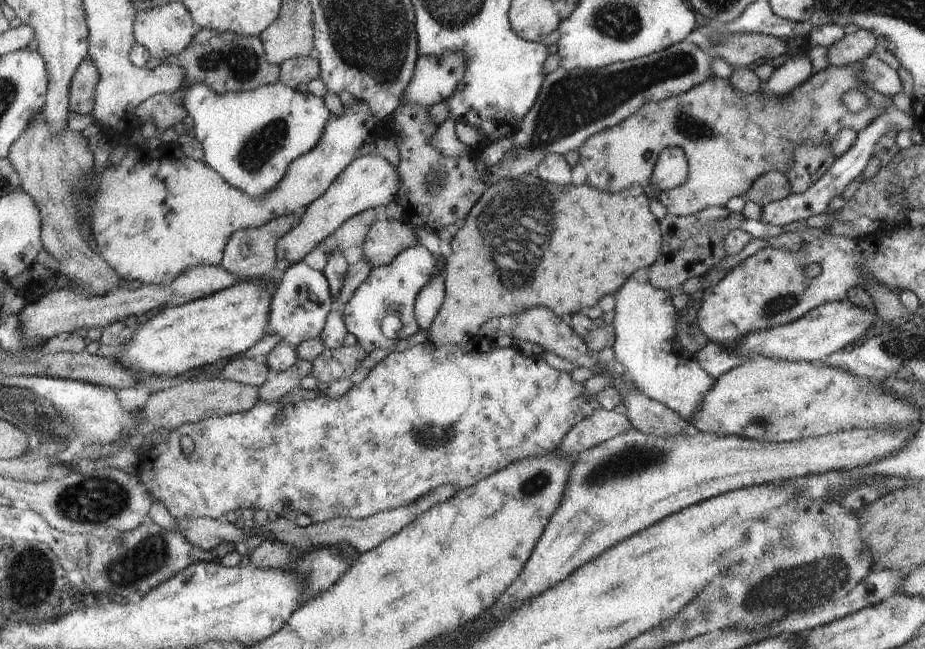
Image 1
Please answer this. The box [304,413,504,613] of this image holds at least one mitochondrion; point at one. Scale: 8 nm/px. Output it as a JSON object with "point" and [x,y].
{"point":[428,436]}

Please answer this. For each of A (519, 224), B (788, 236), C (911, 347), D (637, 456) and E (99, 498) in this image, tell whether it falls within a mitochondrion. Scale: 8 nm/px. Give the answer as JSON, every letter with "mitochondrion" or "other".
{"A":"mitochondrion","B":"other","C":"mitochondrion","D":"mitochondrion","E":"mitochondrion"}

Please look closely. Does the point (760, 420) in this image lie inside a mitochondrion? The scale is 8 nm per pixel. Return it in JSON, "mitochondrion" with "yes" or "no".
{"mitochondrion":"yes"}

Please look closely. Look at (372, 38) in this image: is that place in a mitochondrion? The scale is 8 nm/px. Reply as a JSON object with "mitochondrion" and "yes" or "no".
{"mitochondrion":"yes"}

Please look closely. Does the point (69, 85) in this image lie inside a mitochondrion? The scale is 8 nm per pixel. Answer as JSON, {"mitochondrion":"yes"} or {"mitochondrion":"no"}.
{"mitochondrion":"no"}

